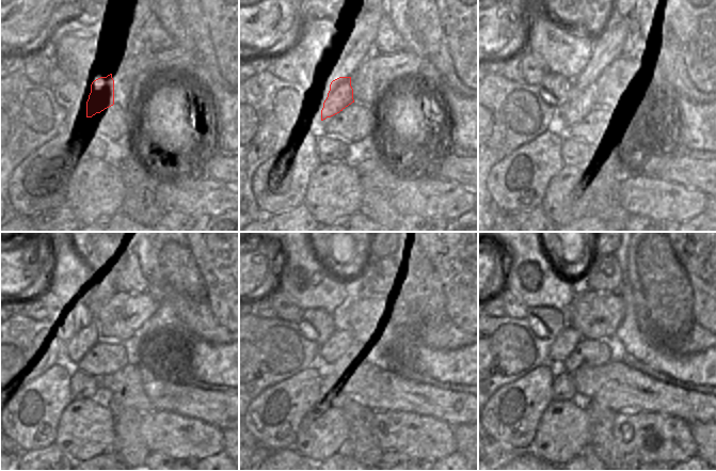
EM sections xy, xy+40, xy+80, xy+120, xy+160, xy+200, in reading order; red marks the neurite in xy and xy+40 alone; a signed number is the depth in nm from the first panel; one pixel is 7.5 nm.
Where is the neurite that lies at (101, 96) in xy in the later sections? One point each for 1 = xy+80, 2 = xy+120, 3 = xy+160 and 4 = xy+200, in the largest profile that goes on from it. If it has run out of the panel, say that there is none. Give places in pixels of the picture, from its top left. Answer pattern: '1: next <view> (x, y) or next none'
1: next xy+80 (581, 100)
2: next xy+120 (80, 342)
3: next xy+160 (337, 344)
4: next xy+200 (566, 342)

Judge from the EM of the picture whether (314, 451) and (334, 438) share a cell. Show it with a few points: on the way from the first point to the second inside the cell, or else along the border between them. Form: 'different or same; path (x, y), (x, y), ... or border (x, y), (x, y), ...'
same; path (319, 445), (329, 438)

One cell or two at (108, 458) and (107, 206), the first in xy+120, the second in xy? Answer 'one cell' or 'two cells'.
two cells

